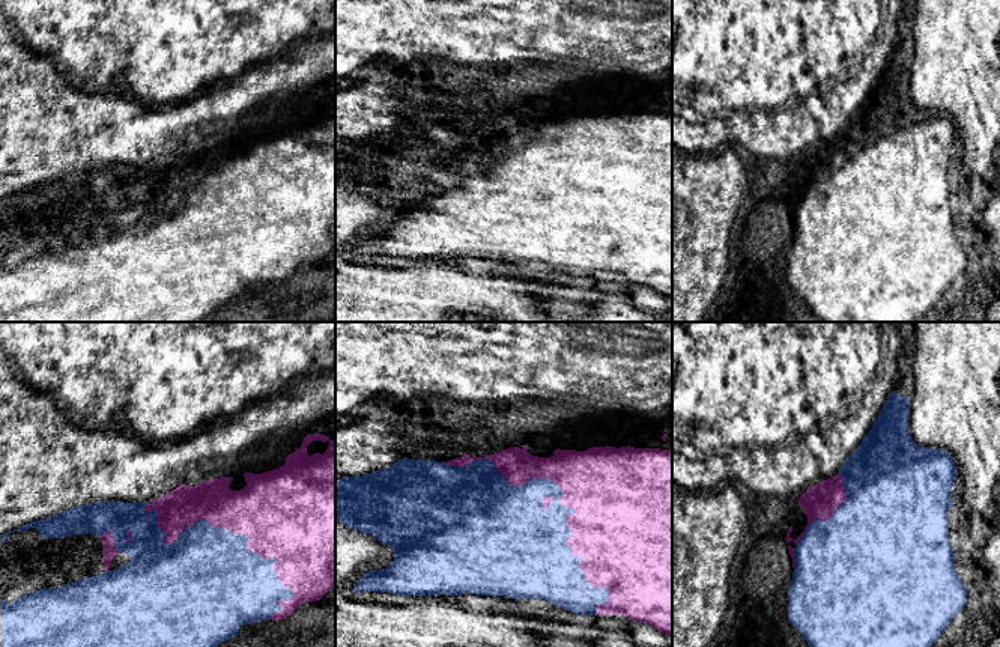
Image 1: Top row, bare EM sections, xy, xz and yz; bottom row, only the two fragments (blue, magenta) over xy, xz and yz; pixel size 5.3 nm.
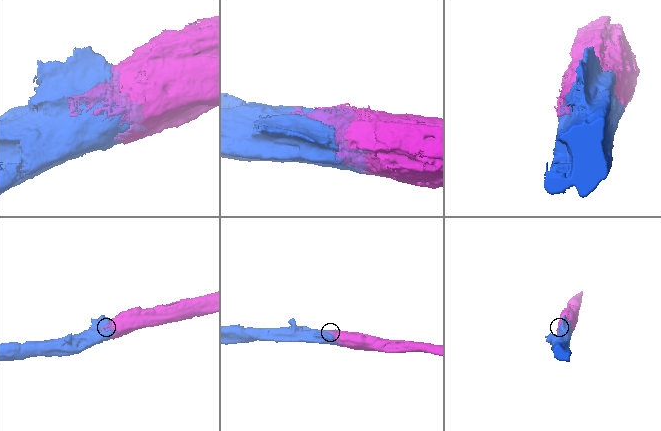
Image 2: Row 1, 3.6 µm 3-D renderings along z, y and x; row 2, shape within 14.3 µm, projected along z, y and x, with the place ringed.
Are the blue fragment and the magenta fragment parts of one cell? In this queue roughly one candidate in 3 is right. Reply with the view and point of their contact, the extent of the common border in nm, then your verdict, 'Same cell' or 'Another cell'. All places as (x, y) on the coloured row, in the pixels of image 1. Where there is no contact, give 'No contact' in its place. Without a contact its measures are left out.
Touches blue at xz (561, 495). Shared border 1150 nm. Same cell

